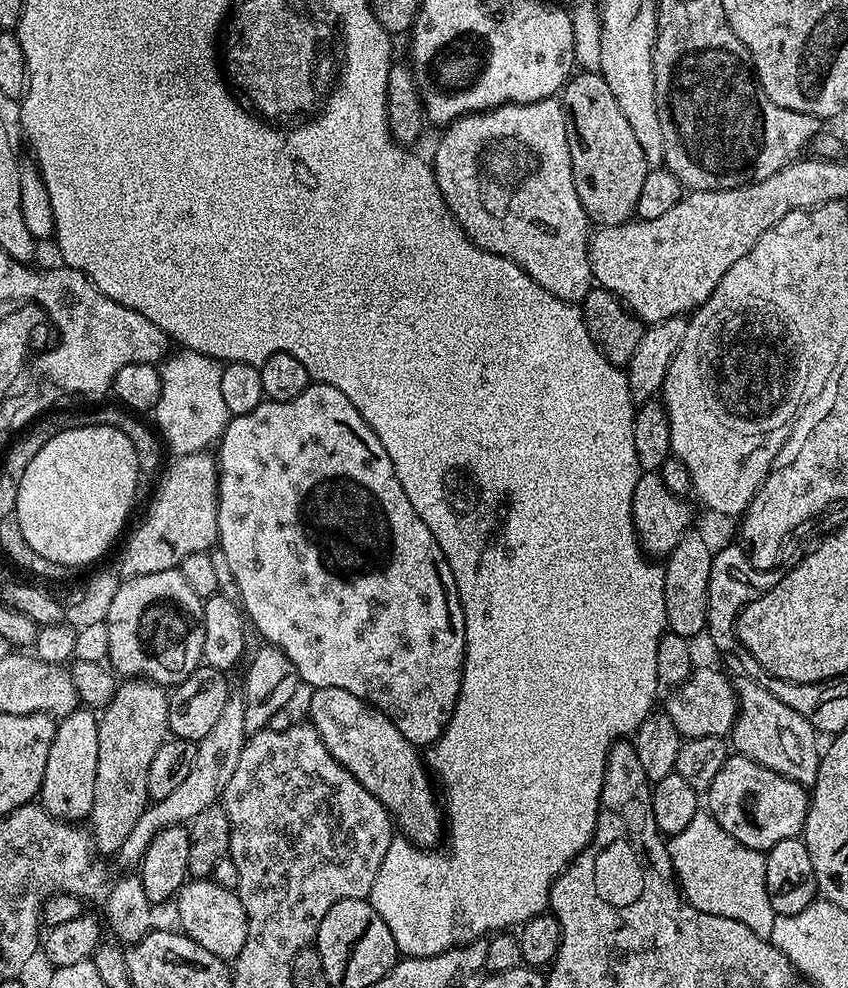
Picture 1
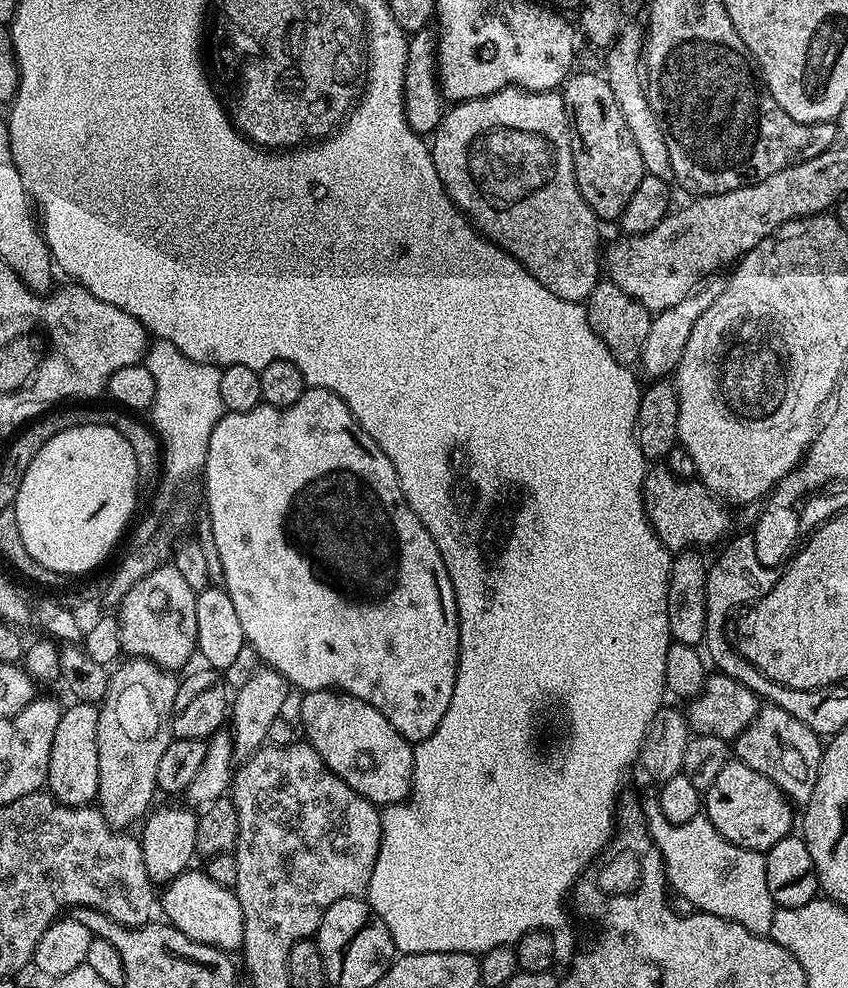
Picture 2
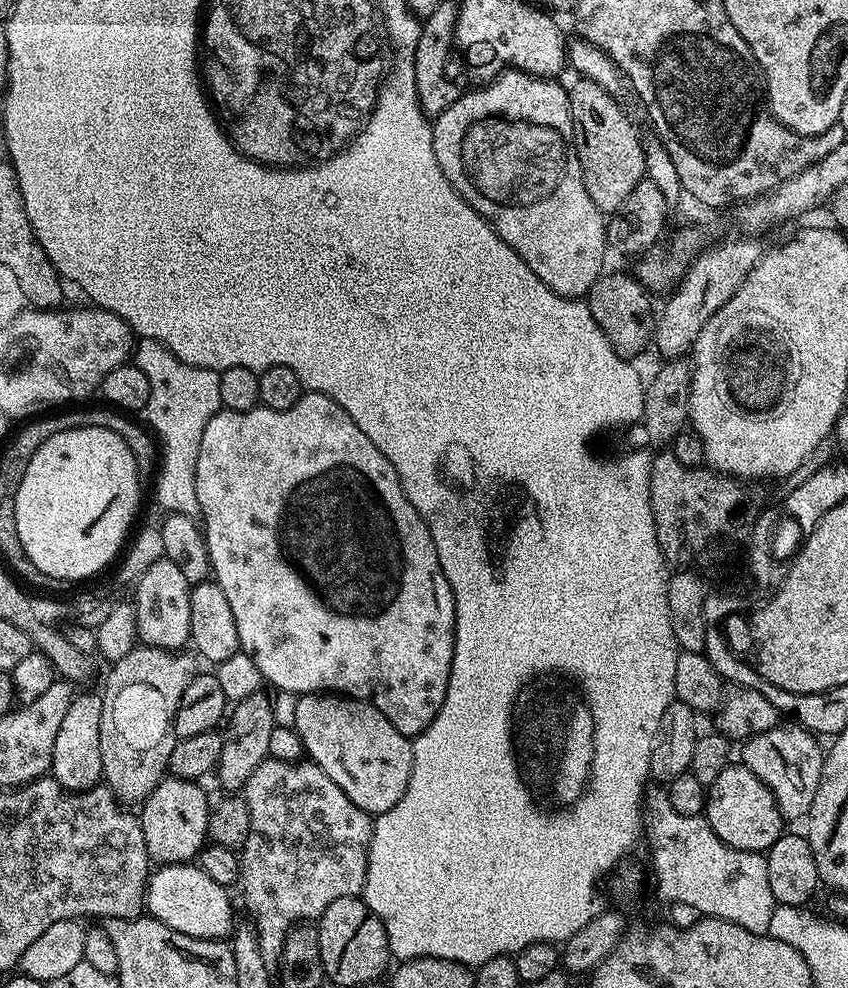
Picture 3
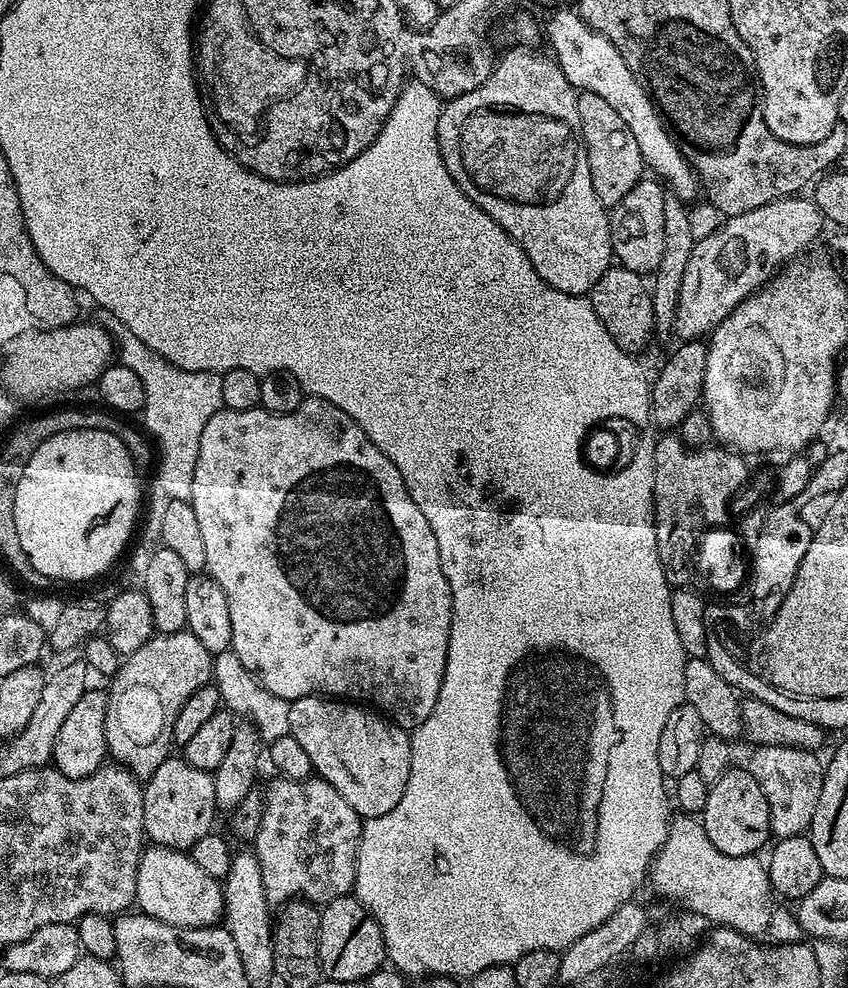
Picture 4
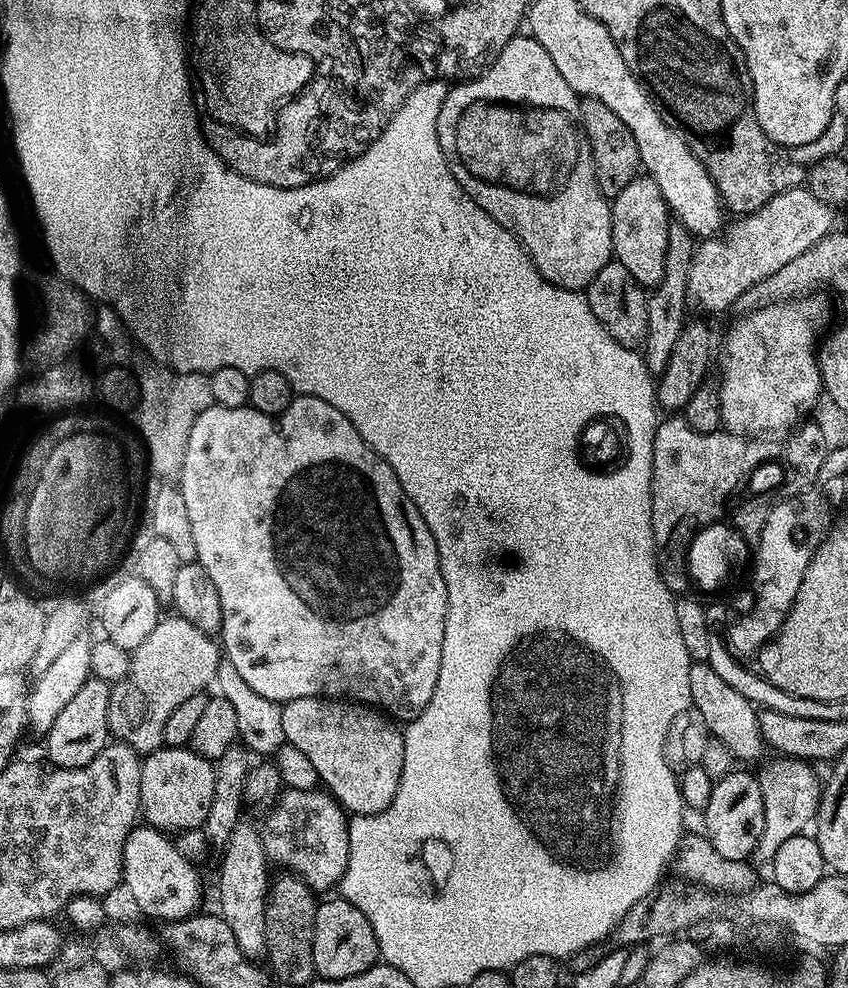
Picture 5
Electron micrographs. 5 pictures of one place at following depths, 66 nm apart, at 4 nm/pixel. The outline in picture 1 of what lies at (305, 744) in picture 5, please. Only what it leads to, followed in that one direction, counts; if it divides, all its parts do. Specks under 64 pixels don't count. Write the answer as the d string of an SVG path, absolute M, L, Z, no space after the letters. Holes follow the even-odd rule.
M318 688L311 699L307 719L318 730L326 750L330 750L336 761L382 802L395 827L399 831L401 828L407 839L417 846L435 845L432 843L439 838L440 832L442 836L442 808L433 777L421 749L411 744L386 714L350 694L350 690Z

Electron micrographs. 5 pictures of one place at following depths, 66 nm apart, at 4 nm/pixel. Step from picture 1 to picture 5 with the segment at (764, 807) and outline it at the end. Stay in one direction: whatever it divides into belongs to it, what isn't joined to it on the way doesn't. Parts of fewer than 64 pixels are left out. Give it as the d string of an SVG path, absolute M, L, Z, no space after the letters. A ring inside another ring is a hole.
M733 770L726 774L726 778L715 781L702 819L705 828L703 831L718 854L726 859L747 861L756 851L756 843L758 838L762 838L766 822L759 779L753 773L751 776L748 772Z

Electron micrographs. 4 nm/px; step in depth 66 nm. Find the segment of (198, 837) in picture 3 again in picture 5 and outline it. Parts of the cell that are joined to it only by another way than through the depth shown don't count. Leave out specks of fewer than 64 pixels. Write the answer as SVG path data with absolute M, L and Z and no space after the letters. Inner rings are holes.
M161 746L143 757L140 769L140 806L143 819L151 827L165 834L203 829L206 814L210 814L210 802L214 802L216 769L213 761L202 758L188 746Z

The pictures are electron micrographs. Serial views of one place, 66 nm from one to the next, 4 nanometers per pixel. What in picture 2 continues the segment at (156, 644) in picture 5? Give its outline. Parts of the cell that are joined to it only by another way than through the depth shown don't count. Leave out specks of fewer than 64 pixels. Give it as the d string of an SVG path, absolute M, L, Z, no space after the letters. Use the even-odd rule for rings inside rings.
M139 658L125 659L115 671L109 675L108 692L99 705L96 800L100 813L106 818L109 826L117 830L128 830L131 829L130 826L135 820L136 823L143 821L153 807L152 799L158 796L156 786L158 762L162 759L166 746L170 746L170 742L174 739L172 711L174 710L174 694L178 694L178 680L173 673L160 668L154 662Z

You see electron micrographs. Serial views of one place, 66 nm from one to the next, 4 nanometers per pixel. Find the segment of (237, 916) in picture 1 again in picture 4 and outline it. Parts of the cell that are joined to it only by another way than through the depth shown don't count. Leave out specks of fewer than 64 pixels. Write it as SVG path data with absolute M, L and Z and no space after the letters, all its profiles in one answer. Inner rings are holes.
M148 846L141 852L138 862L136 904L143 915L158 918L158 922L166 922L170 926L210 928L219 925L224 915L224 889L221 881L206 874L187 851Z

